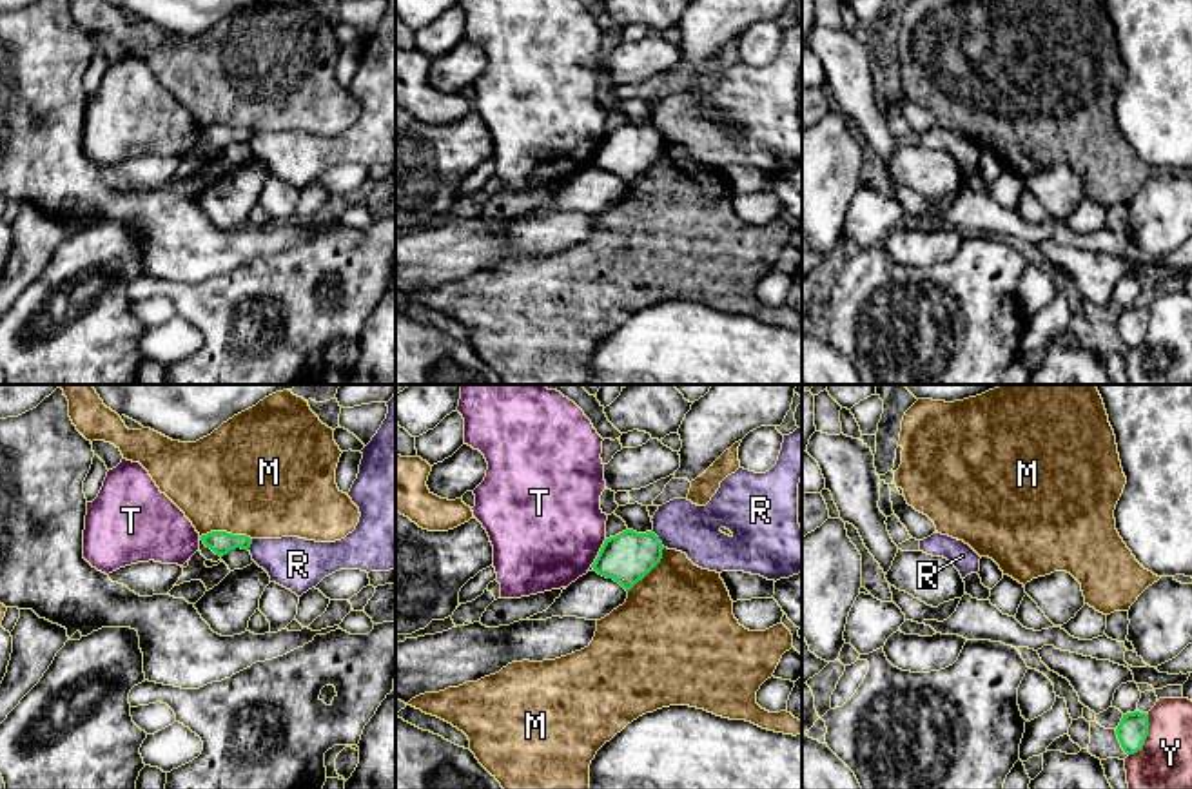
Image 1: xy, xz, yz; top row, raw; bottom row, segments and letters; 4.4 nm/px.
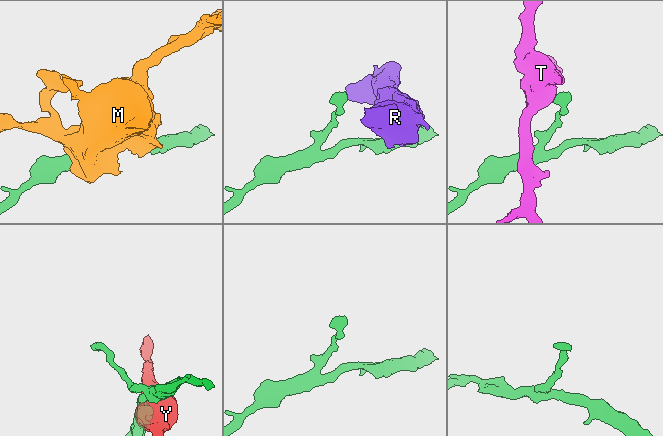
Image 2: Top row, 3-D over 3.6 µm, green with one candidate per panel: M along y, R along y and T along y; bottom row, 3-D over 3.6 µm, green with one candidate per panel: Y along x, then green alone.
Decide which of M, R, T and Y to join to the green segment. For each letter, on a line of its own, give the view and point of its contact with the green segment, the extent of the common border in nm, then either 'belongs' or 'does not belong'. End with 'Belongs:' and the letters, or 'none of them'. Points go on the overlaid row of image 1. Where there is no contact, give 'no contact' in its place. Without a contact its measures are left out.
M: xy (225, 532) | 240 nm | does not belong
R: xz (657, 539) | 100 nm | does not belong
T: xz (599, 554) | 150 nm | does not belong
Y: yz (1147, 735) | 200 nm | does not belong
Belongs: none of them

